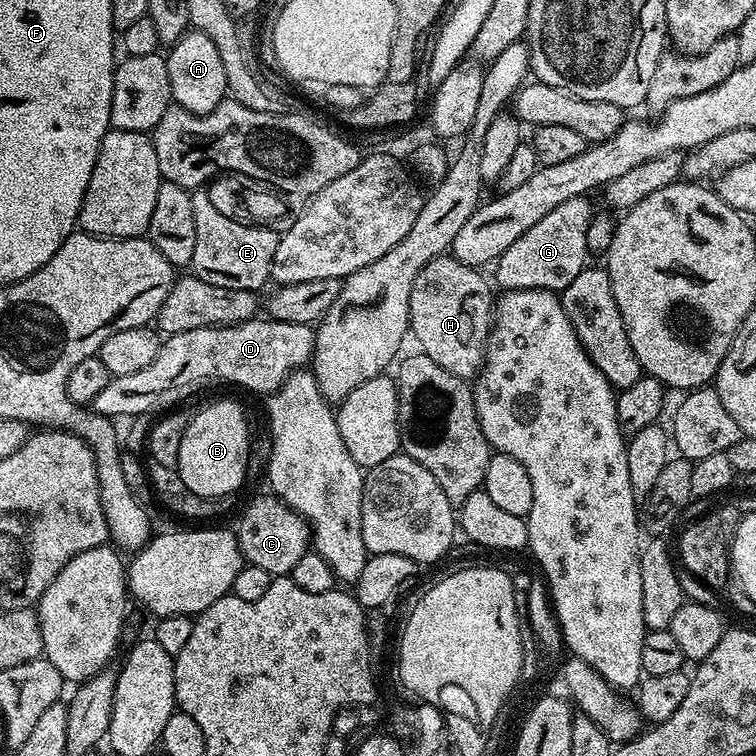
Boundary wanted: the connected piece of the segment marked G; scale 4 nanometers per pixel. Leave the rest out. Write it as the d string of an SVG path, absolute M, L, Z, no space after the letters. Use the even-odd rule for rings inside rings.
M575 196L570 202L562 202L562 206L554 206L542 222L530 226L518 242L509 248L495 261L495 283L501 284L501 289L534 290L541 288L547 292L561 293L574 278L578 278L580 271L589 263L590 253L586 246L586 230L590 226L594 209L588 196Z

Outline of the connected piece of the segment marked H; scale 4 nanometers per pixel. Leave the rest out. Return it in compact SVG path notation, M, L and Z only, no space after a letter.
M445 254L445 255L442 255L442 256L435 256L435 258L431 262L429 262L429 264L427 266L425 266L424 269L422 269L420 271L420 273L418 274L418 278L414 278L414 286L410 290L410 314L408 315L408 327L410 329L411 339L413 339L413 338L416 339L416 344L417 344L418 347L420 347L420 348L417 348L417 349L419 349L419 351L421 353L423 353L423 355L426 355L429 358L431 358L431 360L433 362L438 362L438 366L442 366L442 370L450 370L450 374L454 374L458 378L462 378L463 380L466 380L466 381L471 381L473 378L480 375L481 369L483 368L484 363L486 361L486 345L487 345L487 342L488 342L488 333L491 329L492 322L493 322L493 319L494 319L494 295L492 296L493 285L490 283L490 280L489 280L490 285L488 285L488 280L487 280L486 277L483 276L482 273L483 273L483 271L481 271L480 268L471 268L469 266L469 264L463 264L462 262L458 262L456 260L455 256L453 256L451 254Z

